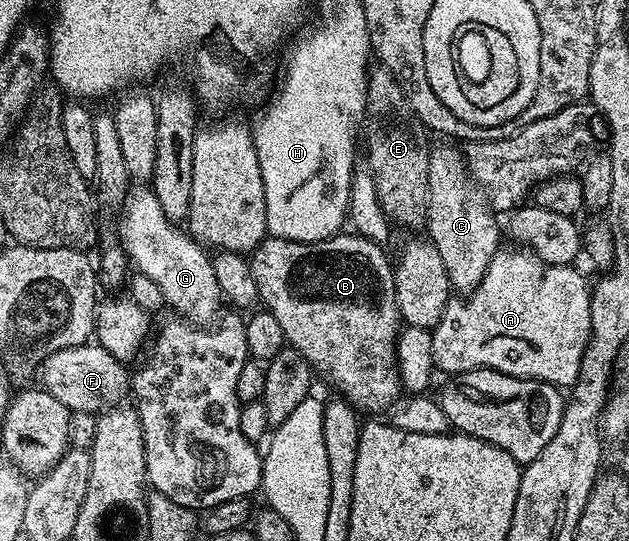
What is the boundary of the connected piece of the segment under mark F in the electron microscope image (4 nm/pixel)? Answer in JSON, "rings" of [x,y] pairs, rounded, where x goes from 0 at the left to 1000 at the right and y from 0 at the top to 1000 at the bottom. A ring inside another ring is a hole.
{"rings":[[[137,634],[87,649],[64,669],[64,717],[75,721],[100,752],[116,763],[159,765],[173,754],[200,739],[208,719],[208,689],[194,669],[186,667],[175,649],[156,634]]]}

